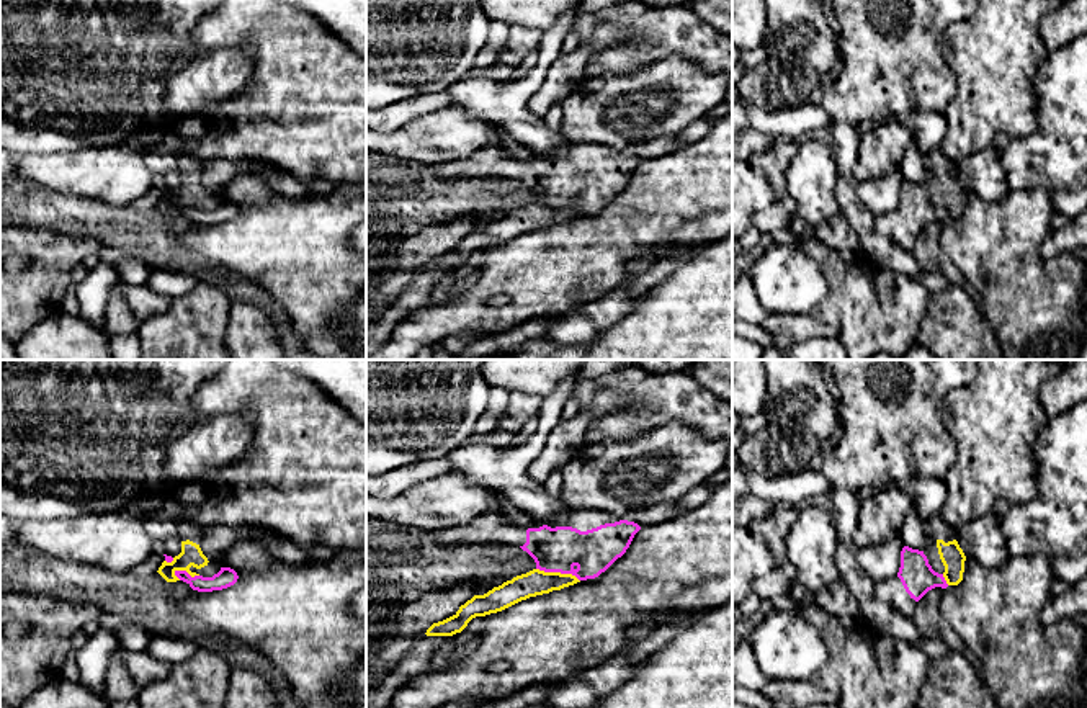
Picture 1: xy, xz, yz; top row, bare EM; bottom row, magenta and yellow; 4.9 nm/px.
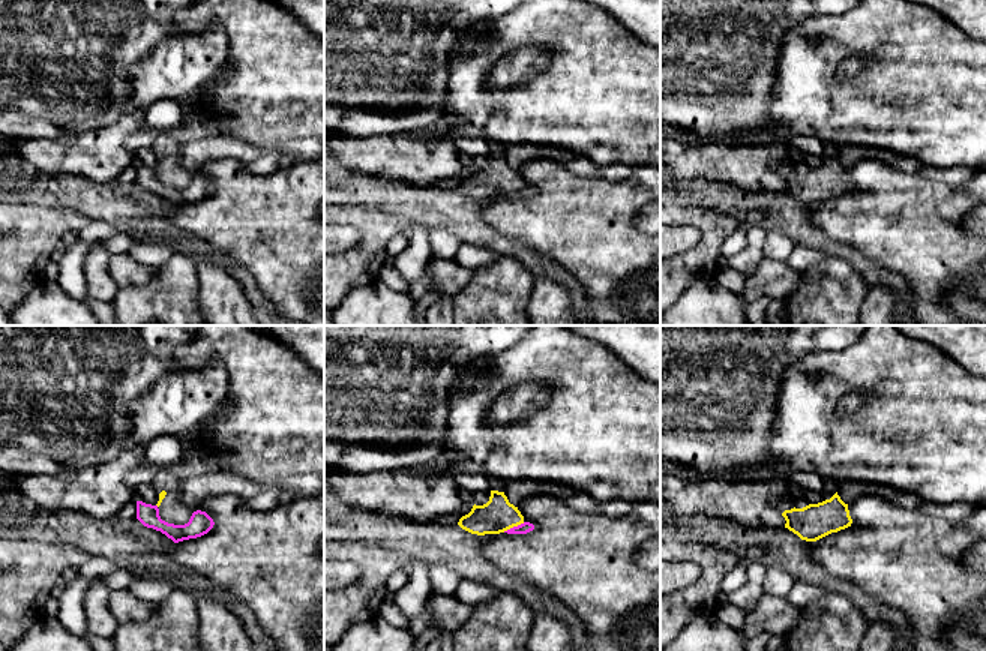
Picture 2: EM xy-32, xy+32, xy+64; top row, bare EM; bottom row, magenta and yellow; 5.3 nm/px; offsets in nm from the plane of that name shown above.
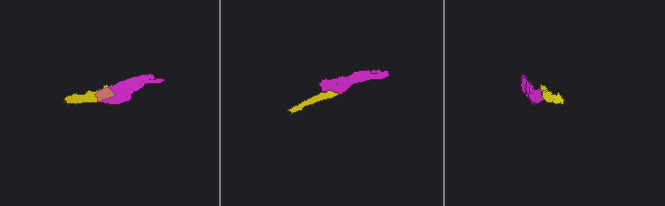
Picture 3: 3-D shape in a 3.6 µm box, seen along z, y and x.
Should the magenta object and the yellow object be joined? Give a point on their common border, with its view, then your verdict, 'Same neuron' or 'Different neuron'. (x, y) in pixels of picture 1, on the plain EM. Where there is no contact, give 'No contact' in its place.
Touches magenta at xz (558, 205). Different neuron

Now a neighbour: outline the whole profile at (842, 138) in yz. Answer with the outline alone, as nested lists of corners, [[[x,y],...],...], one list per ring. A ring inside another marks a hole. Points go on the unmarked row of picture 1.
[[[830,123],[817,131],[809,131],[796,137],[798,144],[821,136],[835,155],[837,172],[848,180],[855,180],[853,167],[858,159],[858,147],[861,144],[861,136],[857,132],[855,126],[848,123]]]

